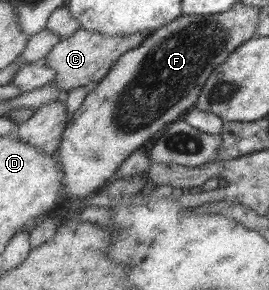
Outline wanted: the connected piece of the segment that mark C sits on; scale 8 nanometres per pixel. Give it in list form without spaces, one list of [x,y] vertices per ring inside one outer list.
[[[78,29],[78,32],[73,33],[70,37],[60,38],[60,41],[43,58],[44,66],[54,70],[54,75],[49,83],[53,83],[63,93],[82,85],[93,86],[106,75],[108,68],[116,63],[116,59],[120,55],[138,47],[143,39],[151,33],[132,33],[130,35],[106,37],[101,33]]]

